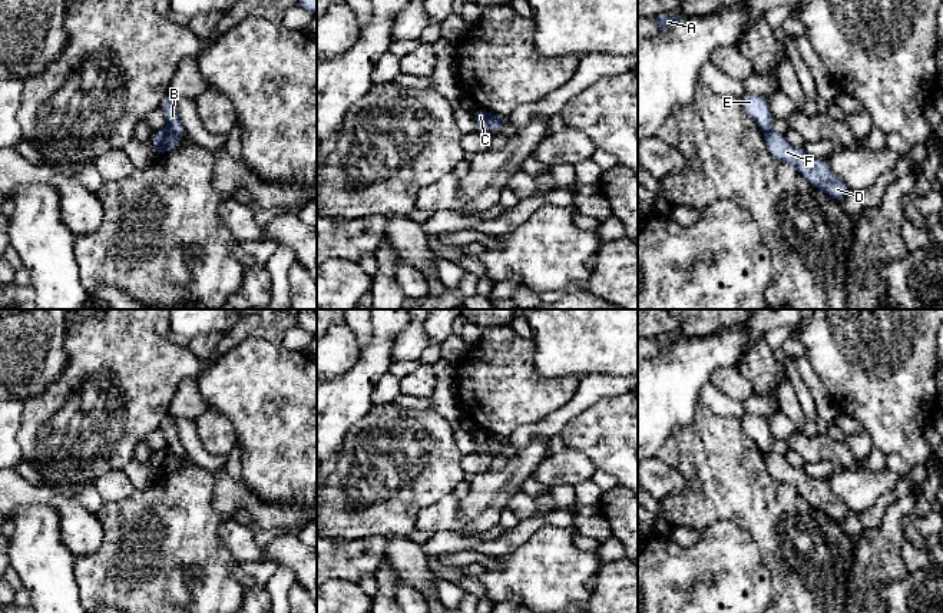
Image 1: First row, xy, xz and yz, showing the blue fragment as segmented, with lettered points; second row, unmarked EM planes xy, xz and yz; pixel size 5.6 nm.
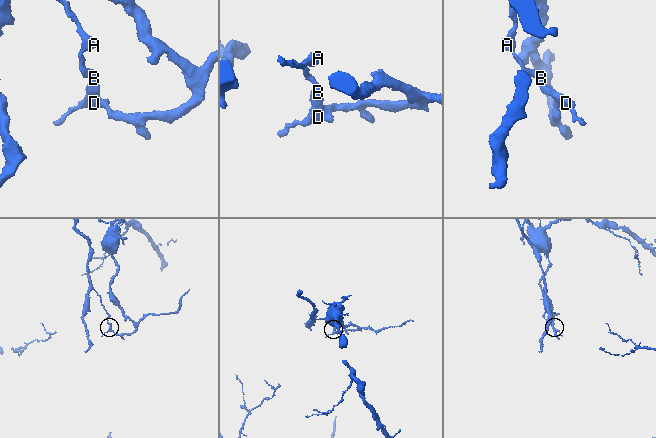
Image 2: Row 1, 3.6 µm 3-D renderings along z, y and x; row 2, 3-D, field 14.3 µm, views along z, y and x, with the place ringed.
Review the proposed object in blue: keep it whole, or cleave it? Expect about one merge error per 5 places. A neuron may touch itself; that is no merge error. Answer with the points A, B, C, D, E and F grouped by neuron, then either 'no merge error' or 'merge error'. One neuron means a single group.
groups A B E / C D F; merge error

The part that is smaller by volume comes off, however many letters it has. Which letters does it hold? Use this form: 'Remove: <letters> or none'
Remove: A, B, E

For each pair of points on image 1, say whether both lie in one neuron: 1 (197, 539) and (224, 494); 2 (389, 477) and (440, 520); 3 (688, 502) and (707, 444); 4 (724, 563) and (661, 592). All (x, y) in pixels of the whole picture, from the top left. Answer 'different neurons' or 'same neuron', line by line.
1: different neurons
2: different neurons
3: same neuron
4: same neuron

